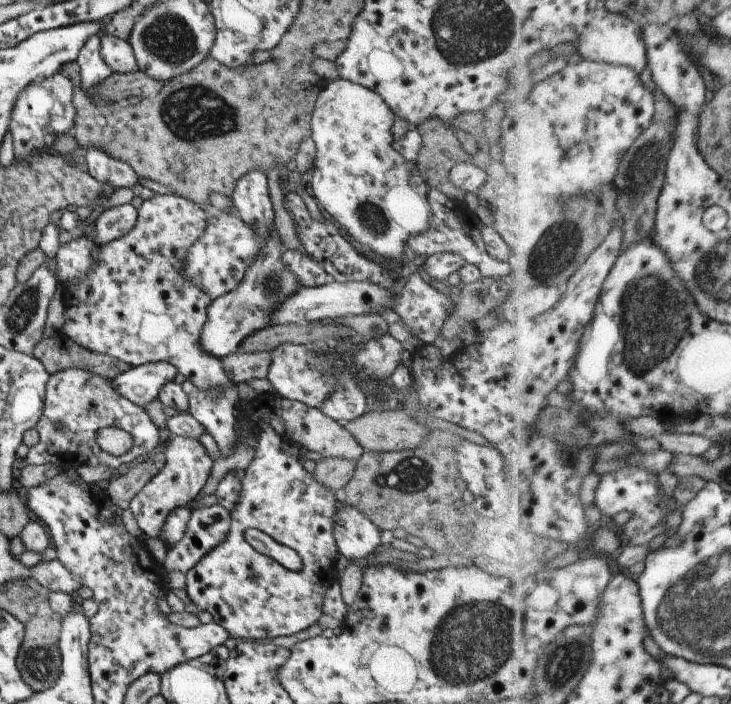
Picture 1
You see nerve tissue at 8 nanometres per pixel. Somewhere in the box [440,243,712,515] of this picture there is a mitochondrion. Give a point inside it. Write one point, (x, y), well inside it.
(655, 318)

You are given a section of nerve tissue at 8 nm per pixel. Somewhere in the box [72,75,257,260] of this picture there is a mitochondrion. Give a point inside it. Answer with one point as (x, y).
(198, 111)

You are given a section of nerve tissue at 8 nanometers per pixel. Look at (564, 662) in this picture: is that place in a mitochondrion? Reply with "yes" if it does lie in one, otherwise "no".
yes

